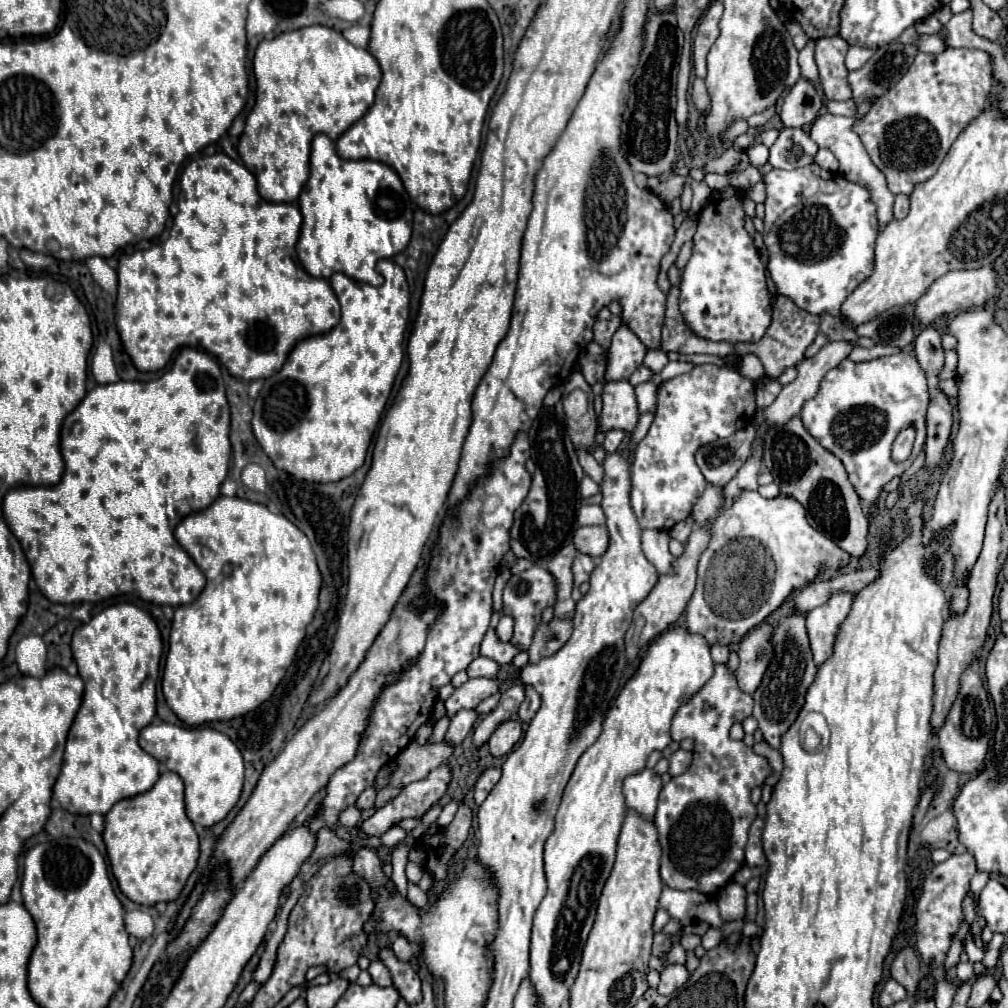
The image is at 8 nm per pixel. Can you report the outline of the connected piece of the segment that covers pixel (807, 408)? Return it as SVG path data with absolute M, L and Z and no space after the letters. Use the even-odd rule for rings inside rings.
M899 352L869 362L853 362L845 358L839 366L827 372L819 394L805 402L801 420L807 432L823 448L833 452L845 464L859 498L875 504L883 492L881 488L893 476L901 476L919 454L925 442L927 406L929 388L925 372L913 354ZM905 426L913 426L917 432L913 452L905 462L893 462L889 454L891 444Z

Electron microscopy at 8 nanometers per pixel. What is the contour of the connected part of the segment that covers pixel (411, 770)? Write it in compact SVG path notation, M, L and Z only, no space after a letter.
M411 742L399 756L399 770L391 776L391 780L377 792L377 800L375 800L375 808L385 806L389 800L393 800L395 796L399 796L399 792L415 782L415 780L423 780L427 778L427 774L435 768L439 768L443 762L447 762L447 756L453 754L453 746L441 742L441 744L417 744Z

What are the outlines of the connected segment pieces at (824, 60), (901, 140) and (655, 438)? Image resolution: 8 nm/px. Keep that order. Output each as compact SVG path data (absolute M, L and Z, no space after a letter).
M839 36L819 38L815 44L815 64L819 68L819 82L827 100L851 100L845 68L847 50L849 44Z
M945 46L941 54L917 52L897 86L879 98L861 120L855 120L853 130L873 164L887 176L893 194L911 194L917 182L935 174L955 138L985 110L991 86L991 62L981 50Z
M701 364L695 366L691 372L675 376L667 380L657 396L657 412L655 420L647 432L647 436L637 444L633 456L633 492L631 492L631 506L639 520L641 528L659 528L671 530L677 522L685 520L691 514L699 494L705 490L705 478L695 464L695 452L721 436L731 436L739 428L747 426L755 416L755 384L737 374L737 370L719 368L715 364Z

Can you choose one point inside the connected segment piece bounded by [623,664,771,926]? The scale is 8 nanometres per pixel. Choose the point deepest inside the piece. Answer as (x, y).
(703, 816)

